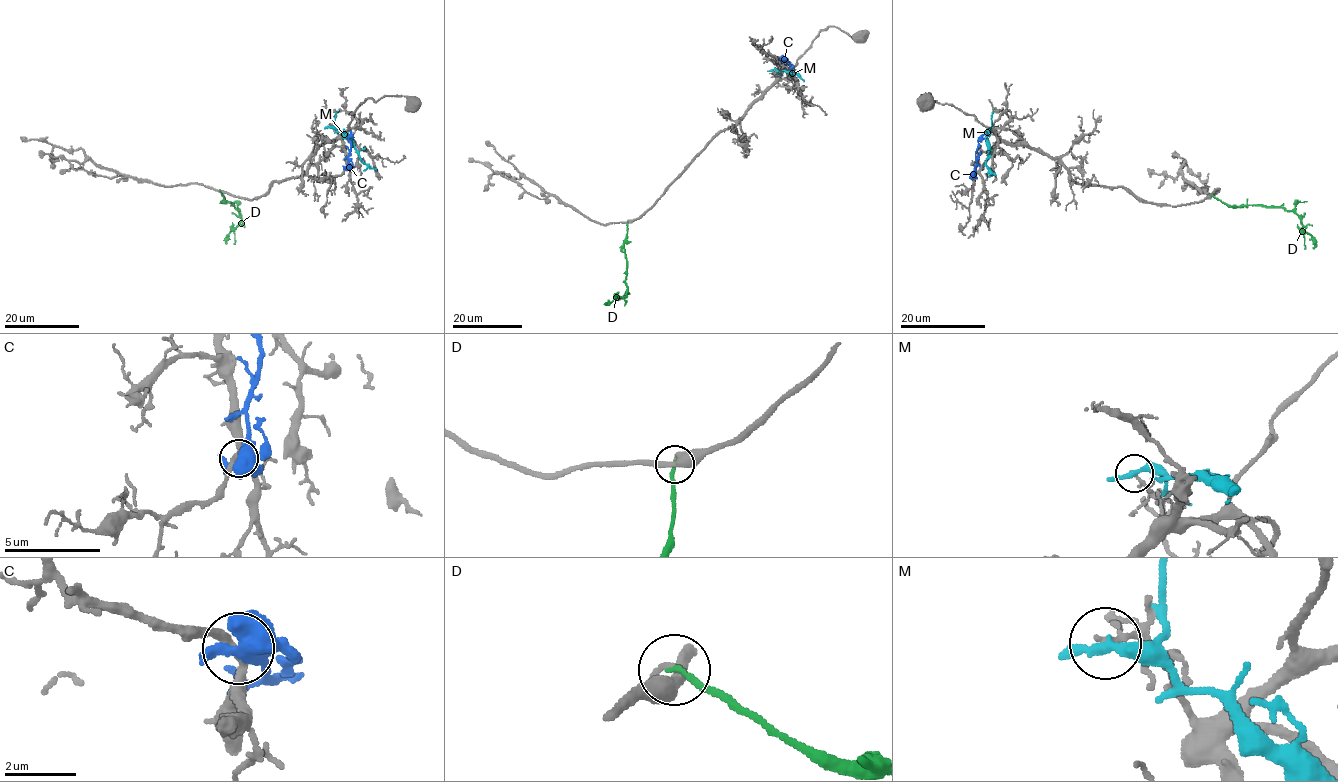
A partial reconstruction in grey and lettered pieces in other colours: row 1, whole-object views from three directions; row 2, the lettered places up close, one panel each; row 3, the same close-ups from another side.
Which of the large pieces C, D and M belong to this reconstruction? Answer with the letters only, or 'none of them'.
D

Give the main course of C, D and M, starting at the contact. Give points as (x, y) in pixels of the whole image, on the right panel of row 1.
C: (974, 175), (978, 141), (984, 133)
D: (1211, 194), (1231, 206), (1254, 204), (1293, 211), (1304, 230), (1312, 237), (1313, 248)
M: (989, 130), (986, 165), (996, 176)

